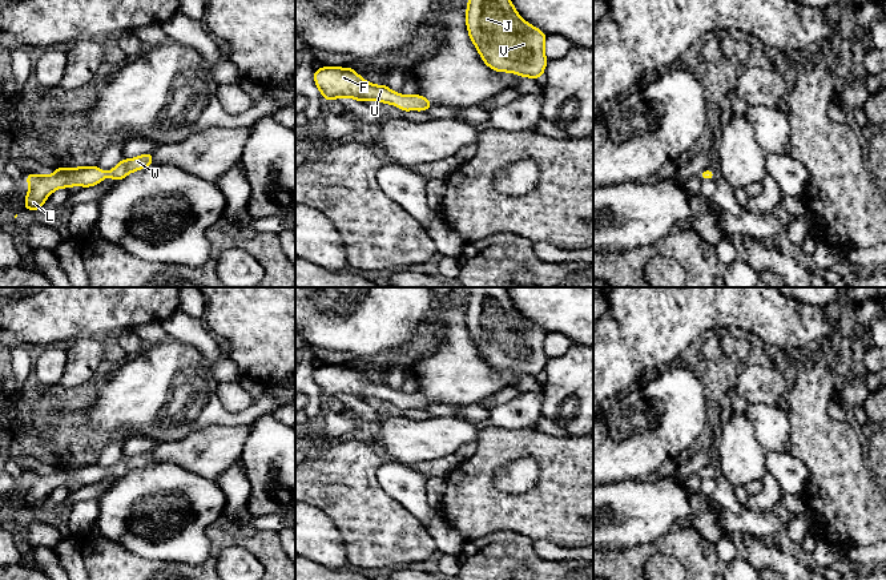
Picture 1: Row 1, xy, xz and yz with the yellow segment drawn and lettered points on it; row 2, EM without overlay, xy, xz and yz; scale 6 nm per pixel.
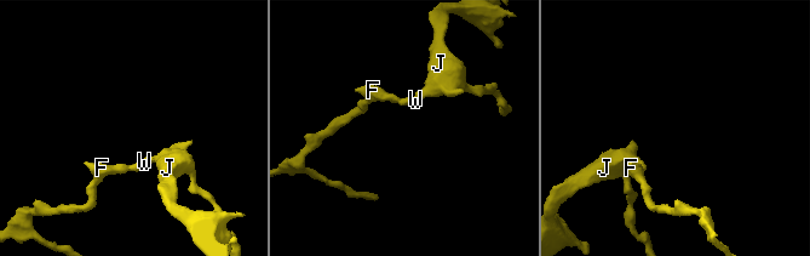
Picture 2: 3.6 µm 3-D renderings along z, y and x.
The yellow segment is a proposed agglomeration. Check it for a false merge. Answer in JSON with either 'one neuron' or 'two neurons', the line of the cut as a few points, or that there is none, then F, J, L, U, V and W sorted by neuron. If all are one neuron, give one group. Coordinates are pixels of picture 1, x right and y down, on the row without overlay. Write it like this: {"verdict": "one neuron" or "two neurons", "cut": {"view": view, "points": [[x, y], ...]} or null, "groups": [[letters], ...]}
{"verdict": "one neuron", "cut": null, "groups": [["F", "J", "L", "U", "V", "W"]]}

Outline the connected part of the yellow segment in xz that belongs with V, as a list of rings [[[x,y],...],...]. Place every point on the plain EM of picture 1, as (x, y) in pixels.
[[[472,287],[466,306],[470,337],[487,364],[523,375],[543,374],[547,333],[520,315],[507,287]]]

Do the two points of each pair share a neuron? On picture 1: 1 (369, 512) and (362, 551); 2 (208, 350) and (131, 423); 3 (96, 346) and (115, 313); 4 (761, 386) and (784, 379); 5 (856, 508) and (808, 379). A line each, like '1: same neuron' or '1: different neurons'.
1: same neuron
2: different neurons
3: different neurons
4: same neuron
5: same neuron

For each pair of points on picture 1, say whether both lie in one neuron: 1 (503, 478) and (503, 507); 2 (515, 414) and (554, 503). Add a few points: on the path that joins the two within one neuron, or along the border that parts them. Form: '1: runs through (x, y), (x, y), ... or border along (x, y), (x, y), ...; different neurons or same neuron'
1: border along (494, 474), (502, 491), (534, 487); different neurons
2: border along (490, 425), (498, 429), (531, 427); different neurons

